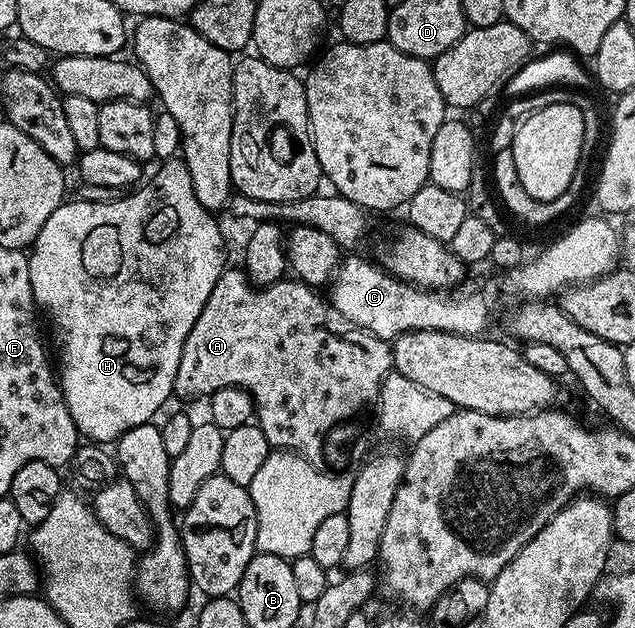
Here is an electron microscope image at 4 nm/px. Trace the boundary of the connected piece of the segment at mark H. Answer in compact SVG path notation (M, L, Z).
M176 156L162 160L158 165L161 166L158 167L157 174L149 182L146 180L138 184L132 192L121 196L118 201L91 203L80 199L66 200L53 212L51 219L43 223L43 231L39 231L27 253L31 291L37 301L37 308L42 314L46 313L53 324L53 341L57 344L55 357L59 362L59 384L61 393L65 396L67 411L71 411L71 419L75 419L78 434L93 443L113 443L131 427L150 424L154 420L153 416L164 407L165 400L174 396L175 371L179 371L179 355L183 355L183 343L187 343L187 335L191 335L195 319L199 319L203 307L207 307L211 290L215 288L215 283L219 283L219 275L227 268L218 218L196 198L191 171L187 171L184 160Z

